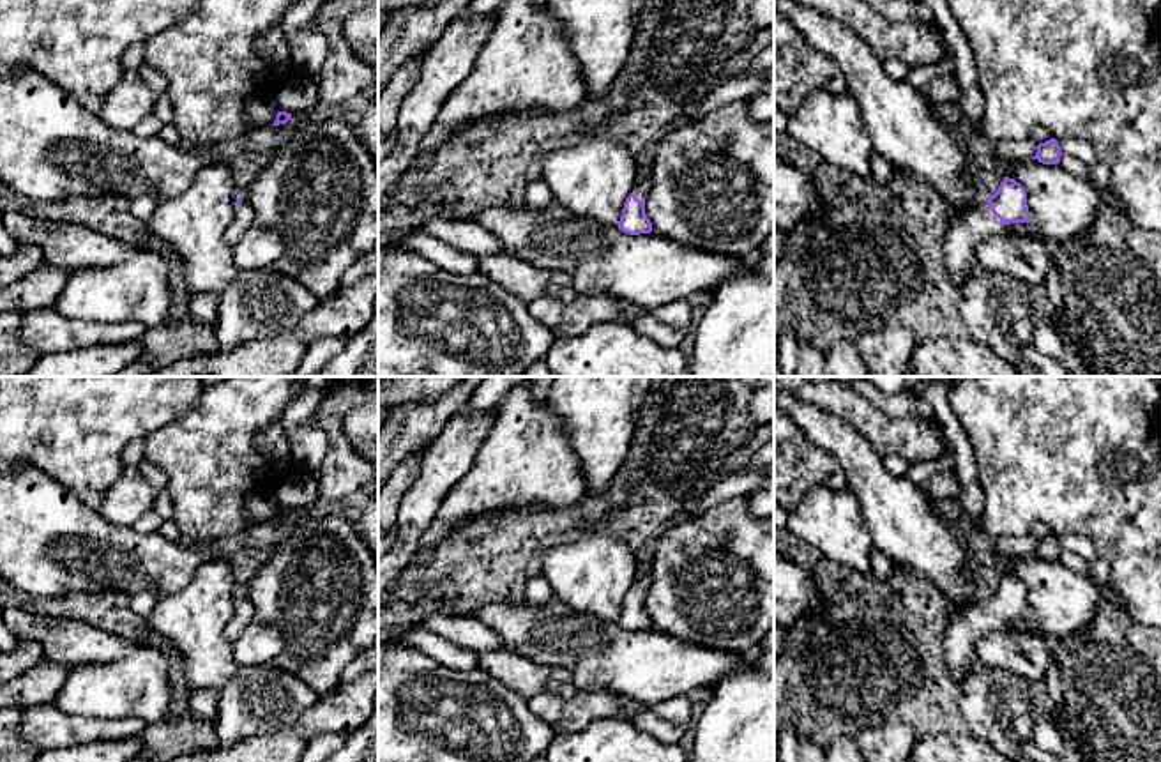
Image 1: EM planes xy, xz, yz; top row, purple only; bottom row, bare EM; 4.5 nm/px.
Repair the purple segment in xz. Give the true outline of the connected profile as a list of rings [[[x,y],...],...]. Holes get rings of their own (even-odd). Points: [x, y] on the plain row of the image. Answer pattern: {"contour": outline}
{"contour": [[[650,564],[638,566],[633,580],[633,587],[627,592],[622,612],[618,617],[618,626],[629,631],[650,629],[652,619],[645,610],[645,596],[652,583]]]}

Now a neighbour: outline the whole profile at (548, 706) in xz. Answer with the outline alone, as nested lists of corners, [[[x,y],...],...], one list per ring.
[[[548,688],[539,690],[528,698],[532,711],[550,723],[562,721],[564,698]]]

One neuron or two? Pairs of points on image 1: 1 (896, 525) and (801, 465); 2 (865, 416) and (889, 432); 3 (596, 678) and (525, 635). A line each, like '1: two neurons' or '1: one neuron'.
1: two neurons
2: one neuron
3: one neuron

